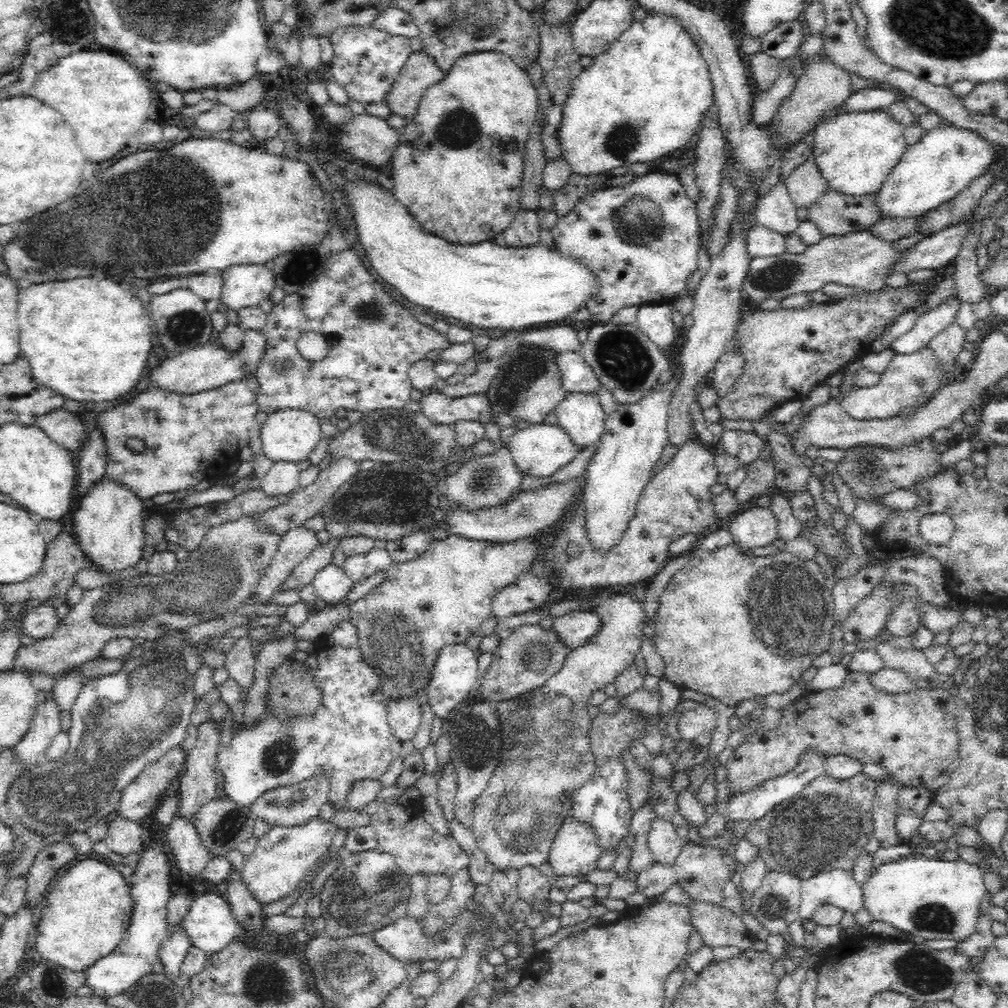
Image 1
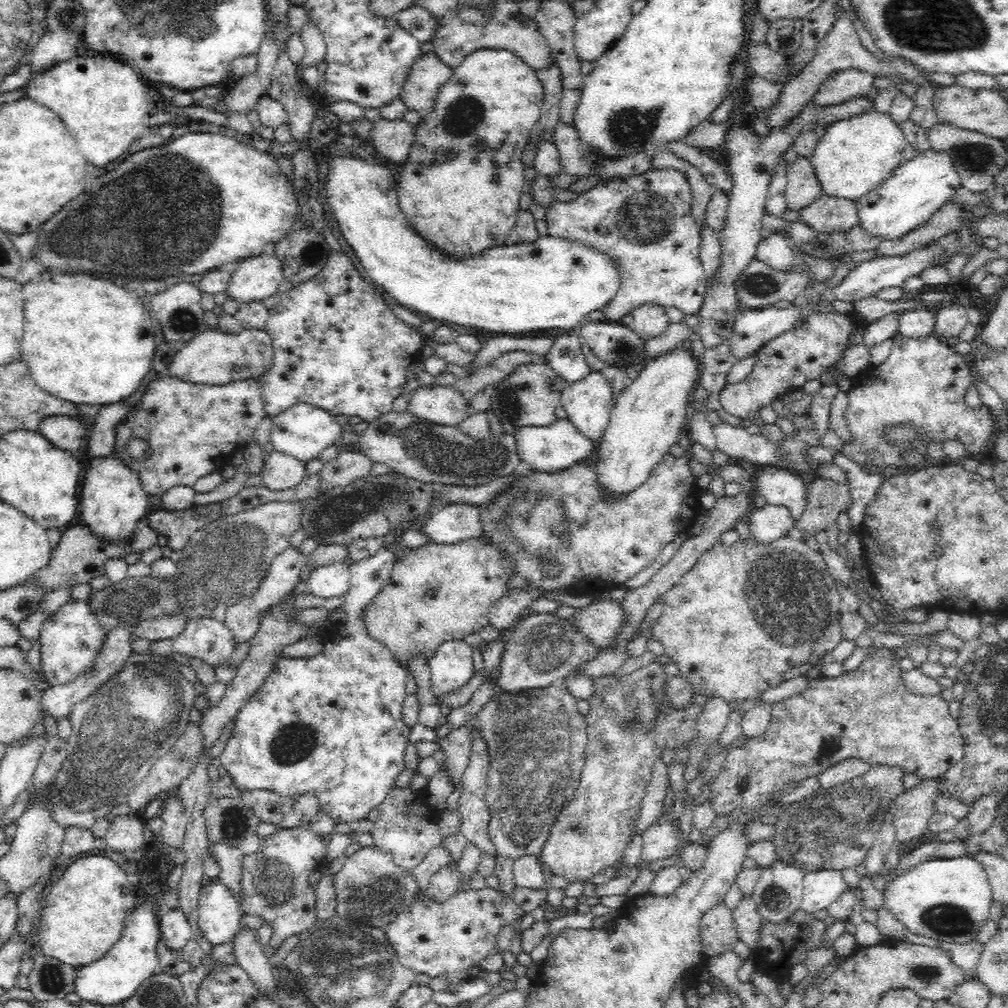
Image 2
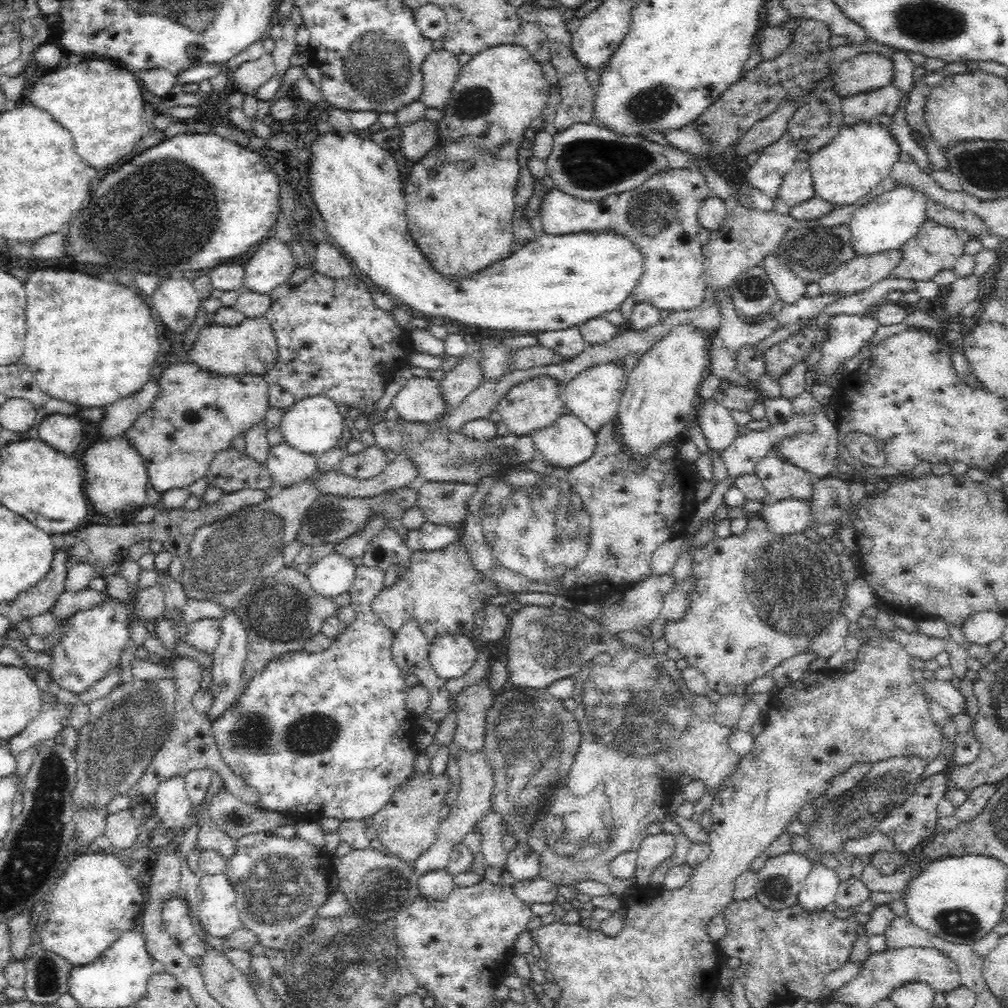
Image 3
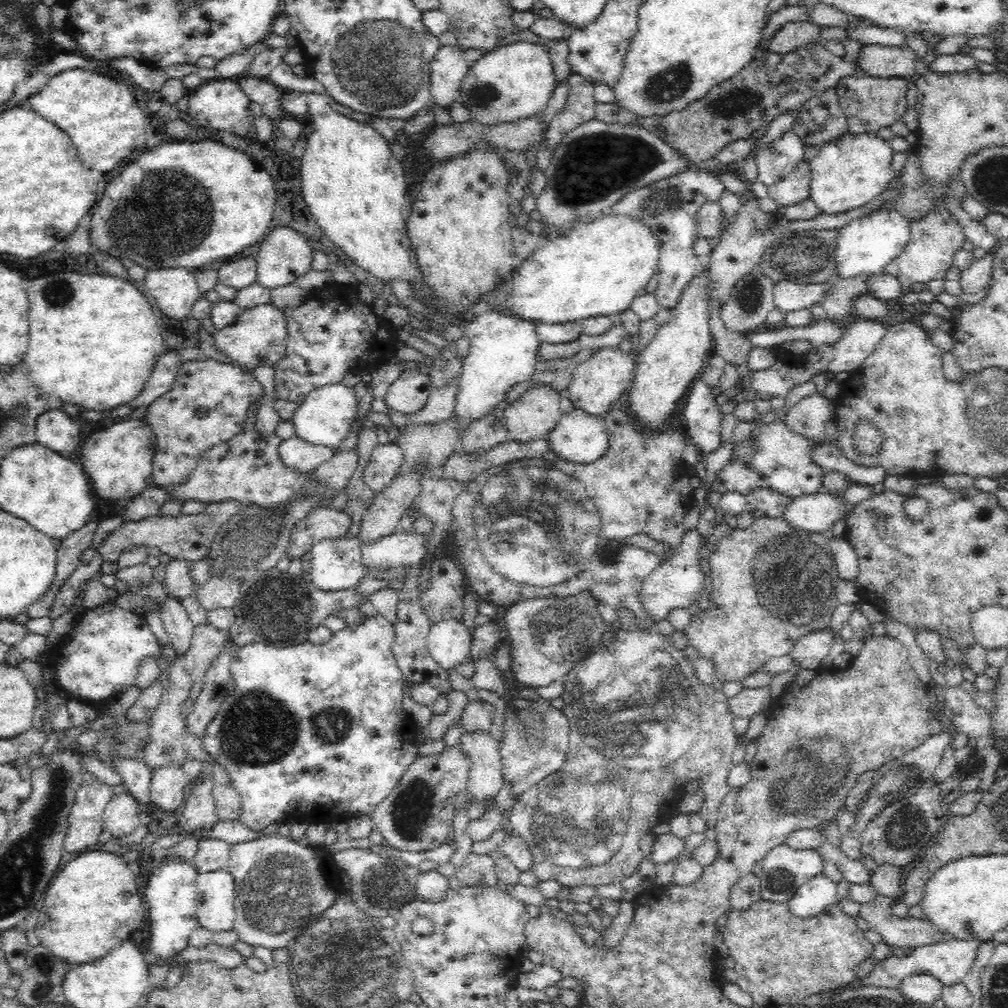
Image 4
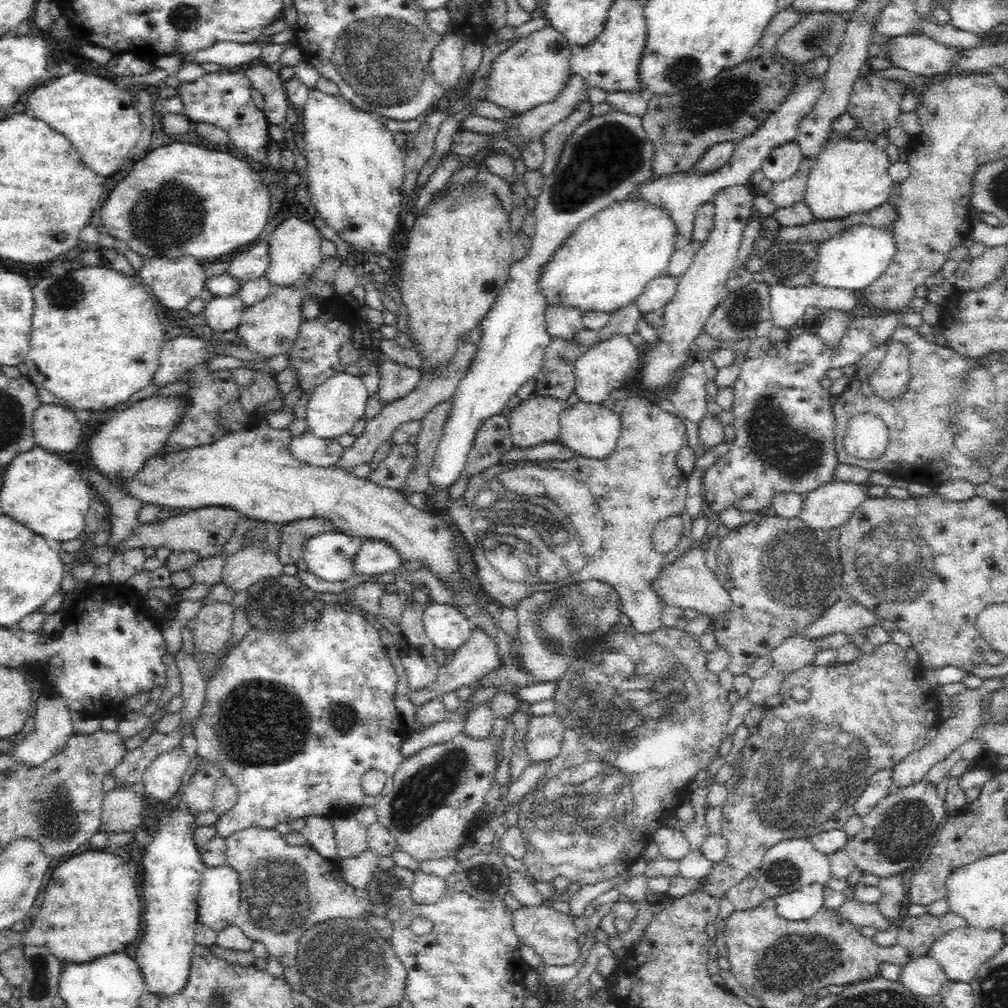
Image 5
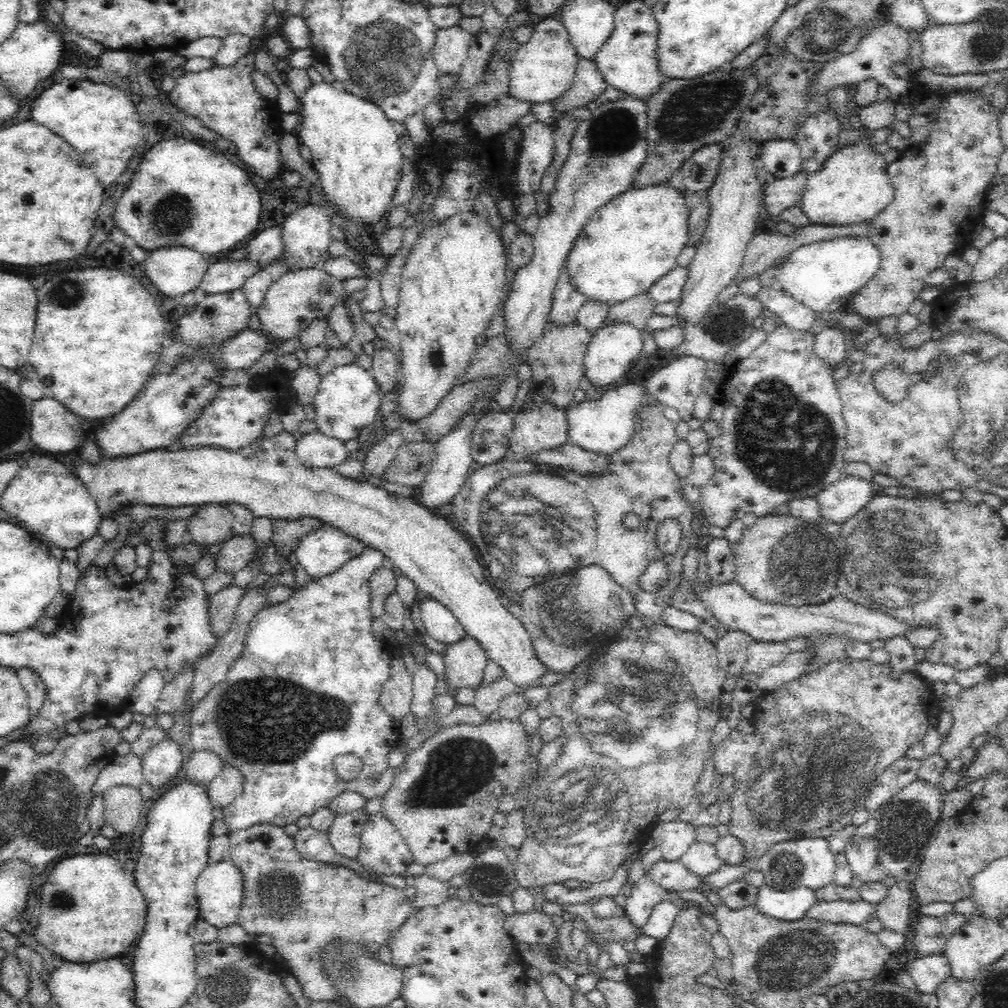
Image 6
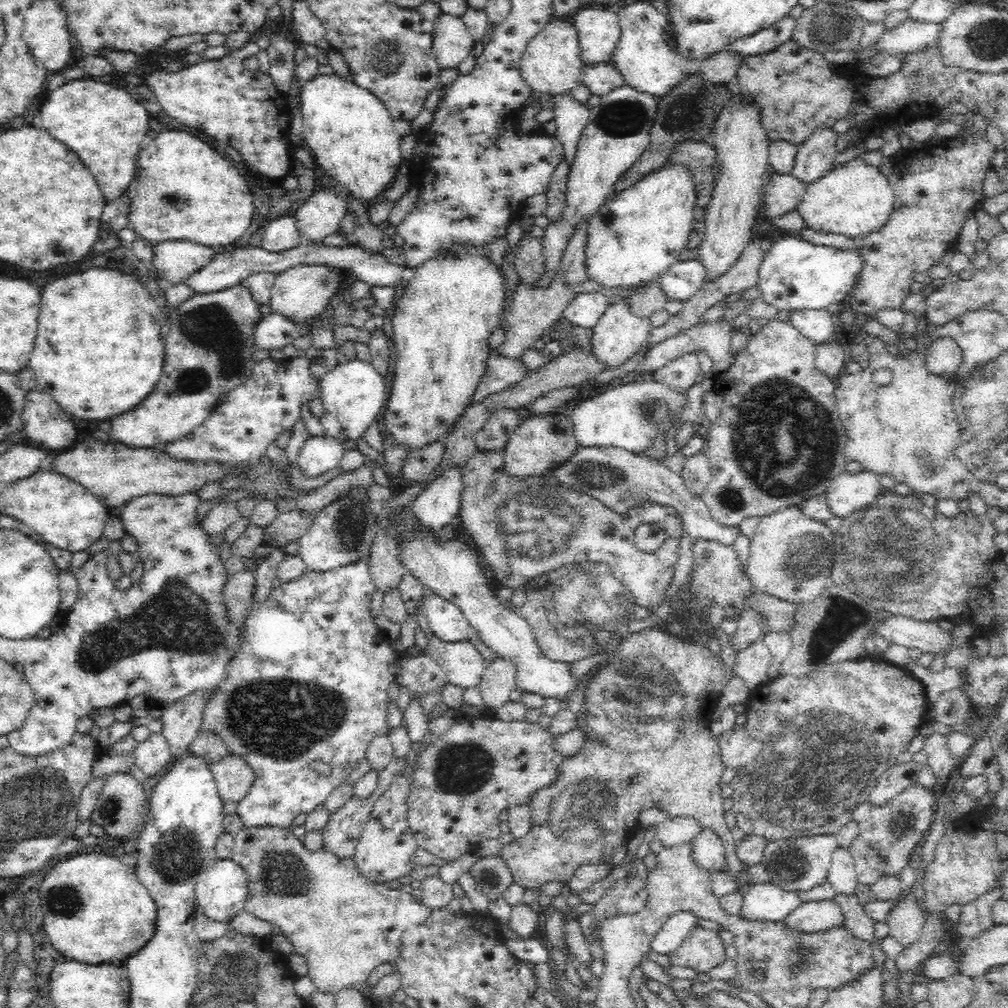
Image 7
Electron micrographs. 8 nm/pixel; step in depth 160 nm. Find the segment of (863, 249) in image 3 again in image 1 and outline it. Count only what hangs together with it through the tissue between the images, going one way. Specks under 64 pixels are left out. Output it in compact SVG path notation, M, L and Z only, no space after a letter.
M947 123L928 130L918 144L907 148L892 173L875 192L877 213L886 220L914 220L936 210L964 190L972 180L989 172L989 166L996 158L993 147L977 134L952 128Z

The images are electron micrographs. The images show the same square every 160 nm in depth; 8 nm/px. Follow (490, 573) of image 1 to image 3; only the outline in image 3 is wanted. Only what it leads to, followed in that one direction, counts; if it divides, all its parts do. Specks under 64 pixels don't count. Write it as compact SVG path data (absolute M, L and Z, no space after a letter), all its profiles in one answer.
M458 540L442 550L412 552L410 568L399 574L396 582L382 589L372 599L372 610L382 622L396 632L408 618L414 617L420 623L428 640L441 634L458 633L468 636L474 631L474 614L484 609L486 598L498 596L493 584L479 575L469 563L466 549Z

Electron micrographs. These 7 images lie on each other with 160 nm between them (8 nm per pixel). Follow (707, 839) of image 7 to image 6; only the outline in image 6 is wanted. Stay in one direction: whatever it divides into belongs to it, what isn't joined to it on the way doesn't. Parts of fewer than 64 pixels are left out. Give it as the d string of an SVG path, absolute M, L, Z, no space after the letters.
M694 841L679 860L694 874L704 878L715 874L724 865L715 844L708 842Z

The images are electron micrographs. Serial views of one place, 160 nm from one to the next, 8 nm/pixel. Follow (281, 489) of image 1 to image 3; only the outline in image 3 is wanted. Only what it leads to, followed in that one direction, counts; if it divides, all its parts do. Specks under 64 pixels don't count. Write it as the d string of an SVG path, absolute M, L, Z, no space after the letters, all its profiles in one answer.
M281 443L269 449L266 465L274 482L289 487L293 482L308 478L318 470L318 456Z

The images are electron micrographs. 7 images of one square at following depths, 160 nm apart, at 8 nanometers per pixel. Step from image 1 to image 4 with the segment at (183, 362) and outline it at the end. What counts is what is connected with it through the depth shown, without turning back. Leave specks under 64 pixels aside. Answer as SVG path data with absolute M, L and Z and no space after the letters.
M270 302L243 310L232 326L217 330L212 335L212 339L216 343L216 349L224 351L236 363L258 368L258 366L274 366L280 362L280 359L284 358L287 336L287 314L280 307Z

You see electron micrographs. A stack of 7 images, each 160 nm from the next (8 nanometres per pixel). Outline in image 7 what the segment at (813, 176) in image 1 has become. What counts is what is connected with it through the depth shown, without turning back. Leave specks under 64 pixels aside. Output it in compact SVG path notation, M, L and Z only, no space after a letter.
M774 171L772 178L763 188L760 212L763 219L771 220L782 216L802 202L807 186L789 175L777 174Z

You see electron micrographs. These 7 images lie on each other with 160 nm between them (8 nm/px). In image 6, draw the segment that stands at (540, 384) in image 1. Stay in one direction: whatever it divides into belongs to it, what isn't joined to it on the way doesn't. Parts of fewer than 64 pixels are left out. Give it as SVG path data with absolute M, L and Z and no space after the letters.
M548 401L541 406L515 412L513 418L515 422L509 439L509 449L516 454L520 454L524 461L531 460L540 452L561 448L569 443L567 438L568 422L565 411L554 407L554 404Z

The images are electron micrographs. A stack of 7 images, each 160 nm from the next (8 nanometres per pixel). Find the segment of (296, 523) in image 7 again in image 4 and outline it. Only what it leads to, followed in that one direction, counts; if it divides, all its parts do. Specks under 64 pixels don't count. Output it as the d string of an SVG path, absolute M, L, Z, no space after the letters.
M326 507L313 509L295 525L291 532L290 546L285 552L285 561L302 558L313 544L325 538L338 538L345 535L351 522L350 516L344 511Z

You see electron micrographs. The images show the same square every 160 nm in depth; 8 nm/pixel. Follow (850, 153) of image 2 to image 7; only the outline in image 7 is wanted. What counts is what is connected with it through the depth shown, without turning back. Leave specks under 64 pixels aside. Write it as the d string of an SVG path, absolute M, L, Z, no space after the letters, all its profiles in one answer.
M856 158L828 173L820 178L819 182L807 186L806 194L797 206L797 211L804 219L806 228L815 230L817 233L842 234L846 238L853 239L868 236L868 234L880 230L888 222L888 218L894 210L895 194L890 187L888 178L882 174L878 167L871 166L864 160Z

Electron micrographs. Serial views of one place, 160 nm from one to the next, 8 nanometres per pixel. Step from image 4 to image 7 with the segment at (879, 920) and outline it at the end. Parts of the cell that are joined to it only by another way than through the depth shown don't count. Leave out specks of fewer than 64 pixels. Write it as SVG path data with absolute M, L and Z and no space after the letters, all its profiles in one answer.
M834 900L806 902L791 911L781 921L784 929L813 934L844 925L845 917Z

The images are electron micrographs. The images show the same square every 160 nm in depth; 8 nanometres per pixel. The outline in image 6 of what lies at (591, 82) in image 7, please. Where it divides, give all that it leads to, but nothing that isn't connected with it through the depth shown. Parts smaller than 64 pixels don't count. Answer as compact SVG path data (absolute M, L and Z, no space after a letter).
M579 59L572 88L552 102L554 118L562 120L561 112L574 107L592 107L600 94L608 88L608 81L600 73L594 59Z

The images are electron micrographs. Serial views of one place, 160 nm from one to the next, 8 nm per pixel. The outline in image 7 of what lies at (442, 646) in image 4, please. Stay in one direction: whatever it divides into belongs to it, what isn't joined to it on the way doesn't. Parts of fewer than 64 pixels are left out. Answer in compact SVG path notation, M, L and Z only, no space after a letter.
M426 592L420 600L418 610L436 637L443 641L460 642L469 638L470 623L456 603L443 599L434 592Z

